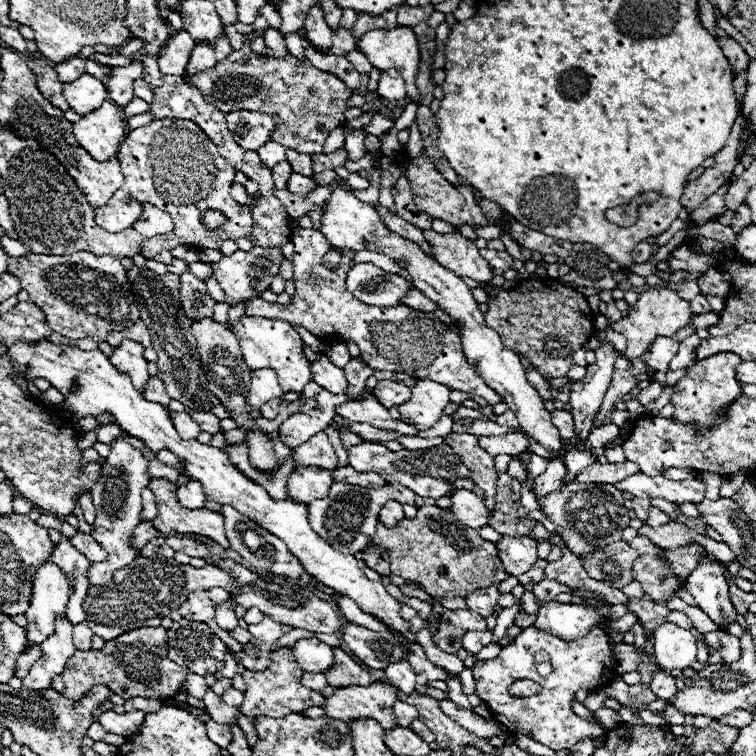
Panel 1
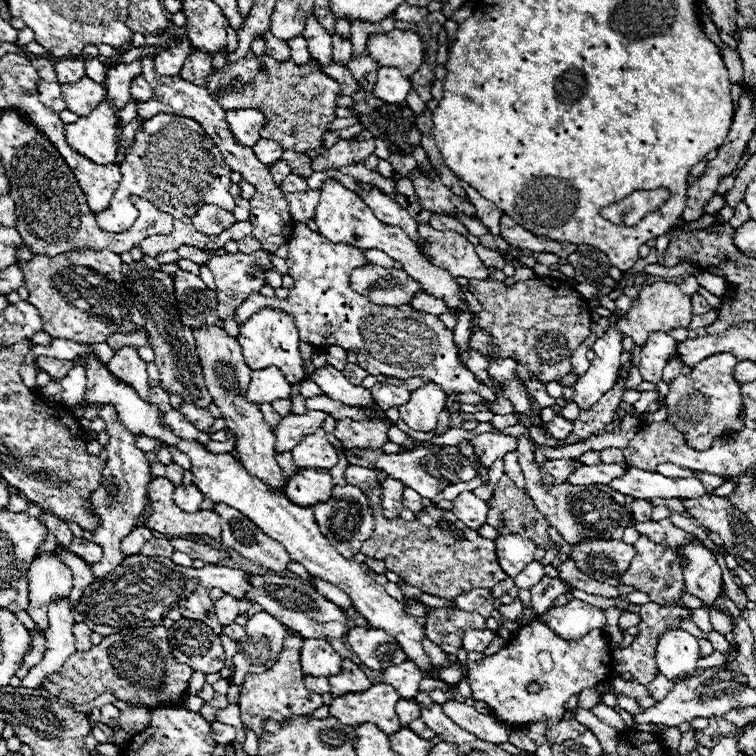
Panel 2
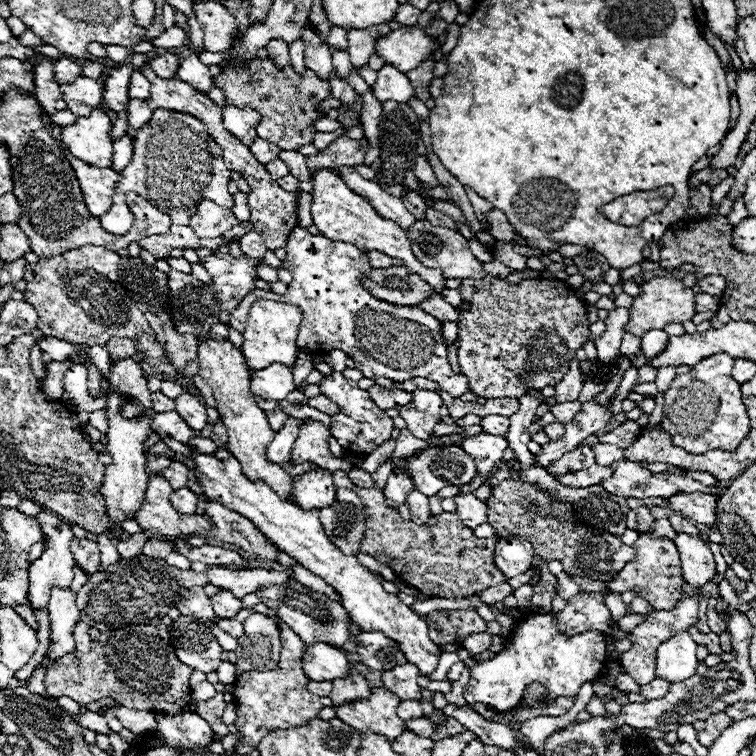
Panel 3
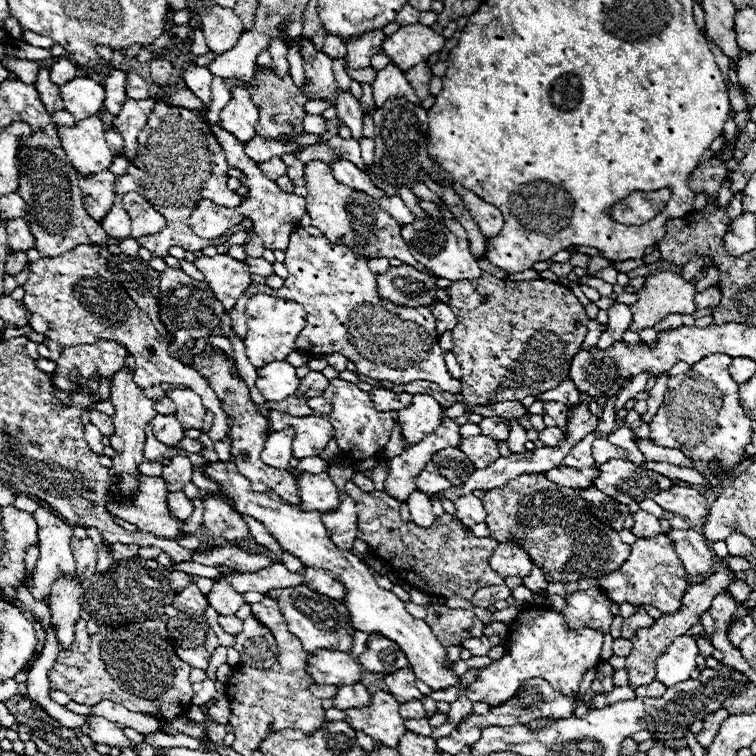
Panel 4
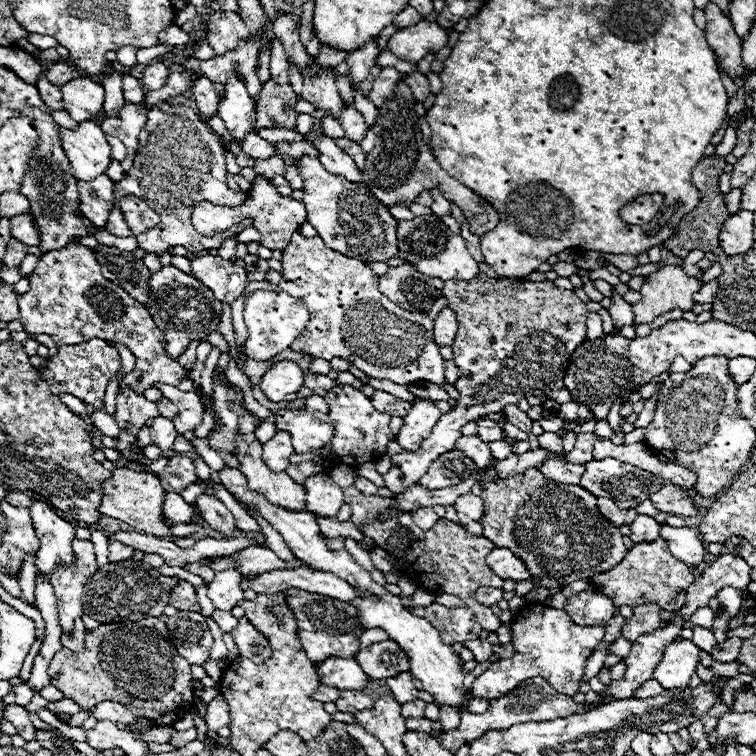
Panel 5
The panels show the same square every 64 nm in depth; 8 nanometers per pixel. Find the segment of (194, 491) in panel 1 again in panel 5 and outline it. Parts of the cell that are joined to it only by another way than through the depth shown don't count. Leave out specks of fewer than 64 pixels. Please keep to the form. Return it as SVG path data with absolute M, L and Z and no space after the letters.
M168 492L164 496L164 516L172 522L172 524L180 524L180 522L188 522L192 518L192 506L176 492Z

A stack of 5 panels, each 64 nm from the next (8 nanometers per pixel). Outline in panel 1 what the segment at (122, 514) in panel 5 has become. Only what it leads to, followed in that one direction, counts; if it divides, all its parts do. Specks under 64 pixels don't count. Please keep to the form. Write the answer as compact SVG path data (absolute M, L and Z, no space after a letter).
M152 478L150 490L156 494L158 502L158 516L154 518L154 526L162 534L200 534L212 538L224 548L230 548L224 532L224 516L220 512L212 512L208 508L184 508L176 496L178 486L164 478Z

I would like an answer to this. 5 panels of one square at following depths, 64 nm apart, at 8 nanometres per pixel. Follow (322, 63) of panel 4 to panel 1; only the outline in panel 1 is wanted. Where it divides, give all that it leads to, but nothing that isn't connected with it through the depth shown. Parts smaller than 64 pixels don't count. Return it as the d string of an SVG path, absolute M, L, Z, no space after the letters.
M314 4L314 8L310 8L308 16L306 16L306 38L310 40L310 44L314 44L316 48L328 50L332 46L332 30L324 20L324 12L320 8L320 4Z

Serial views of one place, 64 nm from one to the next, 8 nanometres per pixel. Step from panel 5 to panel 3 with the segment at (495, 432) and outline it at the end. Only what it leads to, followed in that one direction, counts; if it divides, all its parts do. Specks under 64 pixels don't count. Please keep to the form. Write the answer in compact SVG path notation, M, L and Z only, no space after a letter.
M486 416L482 418L480 426L486 430L486 432L498 432L502 436L506 436L508 432L508 426L510 426L510 418L508 416Z

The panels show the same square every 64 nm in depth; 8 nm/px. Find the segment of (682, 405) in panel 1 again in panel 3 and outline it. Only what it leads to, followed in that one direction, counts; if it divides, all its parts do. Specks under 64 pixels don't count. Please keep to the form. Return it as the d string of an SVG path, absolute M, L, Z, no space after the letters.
M714 354L692 366L688 374L678 374L672 380L670 388L666 390L670 392L670 396L664 396L664 404L674 404L674 400L678 400L678 392L682 392L682 388L690 388L690 384L706 384L706 388L710 388L710 392L718 396L718 412L714 412L714 420L710 420L706 428L698 428L698 432L678 432L678 436L674 436L674 444L680 444L682 448L694 454L704 454L716 448L722 450L738 448L738 444L750 430L750 418L746 414L746 406L742 404L740 384L730 376L732 366L734 366L734 358L730 354Z

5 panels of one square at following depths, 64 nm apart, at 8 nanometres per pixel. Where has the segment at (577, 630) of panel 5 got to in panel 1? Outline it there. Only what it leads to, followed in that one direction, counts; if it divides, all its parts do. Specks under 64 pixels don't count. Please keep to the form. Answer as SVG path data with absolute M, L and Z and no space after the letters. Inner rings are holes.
M528 626L522 630L522 634L518 634L514 638L512 644L504 646L500 650L500 654L494 658L494 660L478 660L472 668L474 672L474 678L476 678L476 694L486 702L492 718L500 724L504 724L506 732L510 734L522 734L522 736L528 736L552 750L566 750L566 748L572 748L574 744L578 744L580 740L588 738L588 740L594 740L594 738L600 738L608 728L596 720L584 720L580 716L576 716L572 712L572 706L570 706L570 698L578 692L578 690L596 690L596 688L602 688L602 684L608 684L616 674L614 674L614 656L612 656L612 648L608 644L608 636L604 630L598 630L598 628L592 628L588 632L588 636L584 638L578 638L578 640L560 640L558 636L552 636L552 634L546 634L542 630L536 630L534 626ZM522 678L530 678L534 682L538 682L542 686L542 692L536 694L536 696L530 696L530 698L516 698L516 696L510 696L508 688L516 682L516 680L522 680Z

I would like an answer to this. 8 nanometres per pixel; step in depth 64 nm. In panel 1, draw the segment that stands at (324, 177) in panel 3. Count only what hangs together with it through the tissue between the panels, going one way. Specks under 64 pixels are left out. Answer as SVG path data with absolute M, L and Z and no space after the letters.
M340 186L334 188L332 196L326 202L328 202L328 206L326 206L326 214L322 218L322 234L326 236L326 240L334 248L340 248L340 250L374 250L374 252L380 252L380 254L392 258L392 260L404 262L404 268L412 277L414 287L426 294L430 300L434 300L440 310L444 310L446 314L452 316L454 328L458 330L458 334L462 338L462 348L464 348L466 360L470 360L470 364L486 380L486 384L490 384L490 388L494 388L504 398L508 408L518 416L520 428L524 432L528 432L528 436L532 440L536 440L538 444L542 444L544 448L548 448L552 452L550 460L556 460L558 450L564 444L558 434L558 428L552 424L550 412L544 408L540 394L534 388L530 388L530 382L526 380L526 370L524 370L520 356L514 350L508 350L502 344L502 338L498 336L498 332L494 332L492 328L486 326L484 312L478 310L478 304L472 298L470 288L462 282L462 278L452 274L450 270L446 270L444 266L434 262L432 258L428 258L418 248L418 245L390 232L382 224L378 212L370 204L360 202L356 196L352 196L350 192L344 192Z

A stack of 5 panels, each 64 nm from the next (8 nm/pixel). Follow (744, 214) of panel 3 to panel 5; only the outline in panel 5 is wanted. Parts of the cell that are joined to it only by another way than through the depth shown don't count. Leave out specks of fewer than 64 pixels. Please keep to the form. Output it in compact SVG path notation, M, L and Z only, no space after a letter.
M734 188L730 194L724 196L724 202L726 202L726 208L728 208L730 216L734 216L740 210L740 196L742 196L742 192L738 188Z

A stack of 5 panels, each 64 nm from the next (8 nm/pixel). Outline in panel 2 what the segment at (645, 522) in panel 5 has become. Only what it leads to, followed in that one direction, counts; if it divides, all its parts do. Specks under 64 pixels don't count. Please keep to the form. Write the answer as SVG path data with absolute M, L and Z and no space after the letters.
M636 498L632 502L632 518L636 522L648 522L650 520L650 512L652 512L652 504L648 500L642 500L642 498Z

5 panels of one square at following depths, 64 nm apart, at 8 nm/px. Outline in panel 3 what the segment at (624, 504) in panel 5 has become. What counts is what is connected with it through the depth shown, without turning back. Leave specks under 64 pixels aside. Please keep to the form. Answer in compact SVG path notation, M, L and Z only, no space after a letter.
M620 460L612 464L614 476L610 480L602 480L602 486L608 492L614 492L622 498L650 498L650 496L674 496L680 492L702 492L722 495L726 489L702 486L692 478L684 478L678 474L656 474L634 462Z

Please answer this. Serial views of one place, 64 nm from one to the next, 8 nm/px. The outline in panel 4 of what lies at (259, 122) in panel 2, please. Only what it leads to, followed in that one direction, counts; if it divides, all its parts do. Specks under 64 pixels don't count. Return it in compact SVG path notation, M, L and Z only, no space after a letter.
M234 88L232 100L220 110L220 120L222 120L222 128L238 136L238 140L248 142L256 136L254 126L258 122L258 108L242 92L244 88Z

